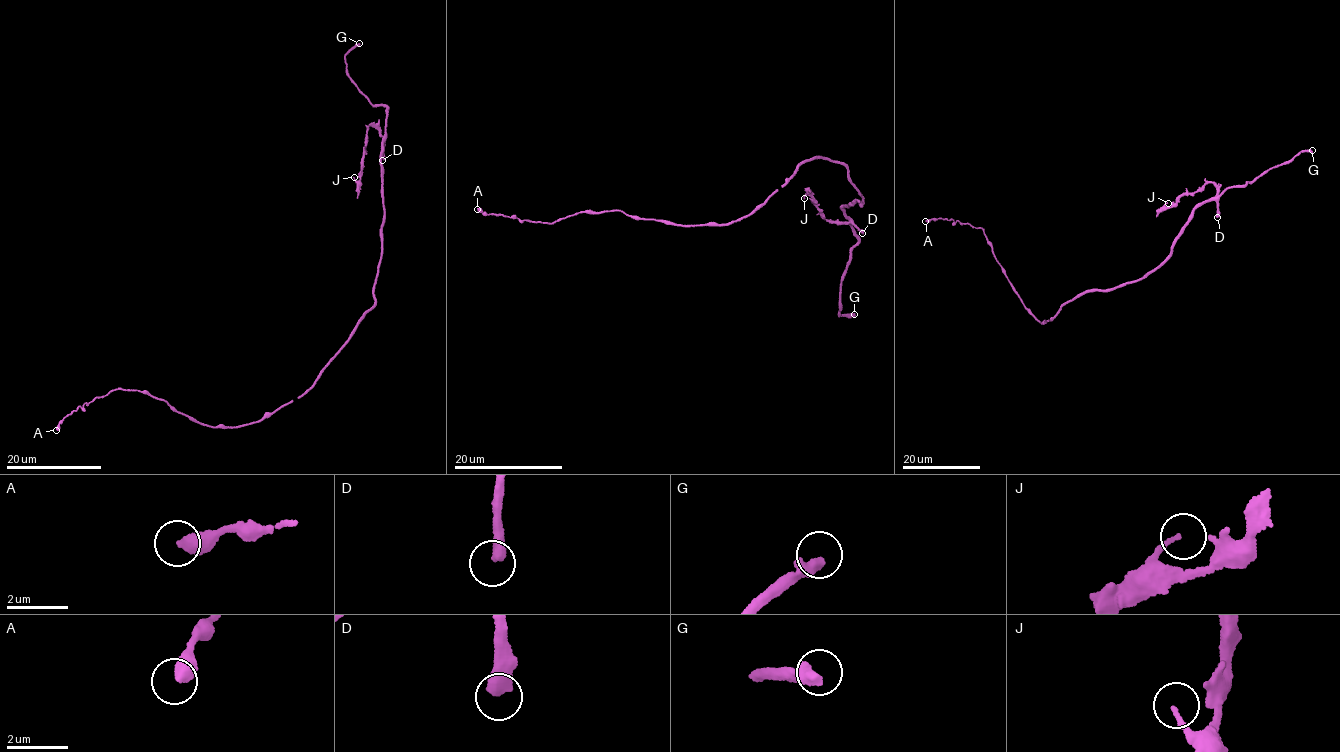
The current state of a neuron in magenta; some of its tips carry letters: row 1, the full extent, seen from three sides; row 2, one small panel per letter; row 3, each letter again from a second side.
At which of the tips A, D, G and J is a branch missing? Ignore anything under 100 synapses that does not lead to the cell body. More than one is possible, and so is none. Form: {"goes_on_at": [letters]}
{"goes_on_at": ["D", "G"]}

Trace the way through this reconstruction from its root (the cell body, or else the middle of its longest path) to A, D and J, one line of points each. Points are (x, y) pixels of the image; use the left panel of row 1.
A: (347, 343), (300, 397), (254, 422), (226, 428), (204, 426), (164, 401), (124, 389), (77, 407), (56, 430)
D: (347, 343), (375, 302), (372, 291), (383, 247), (383, 198), (379, 160), (384, 140), (382, 160)
J: (347, 343), (373, 307), (383, 247), (384, 136), (370, 125), (360, 178), (354, 177)

